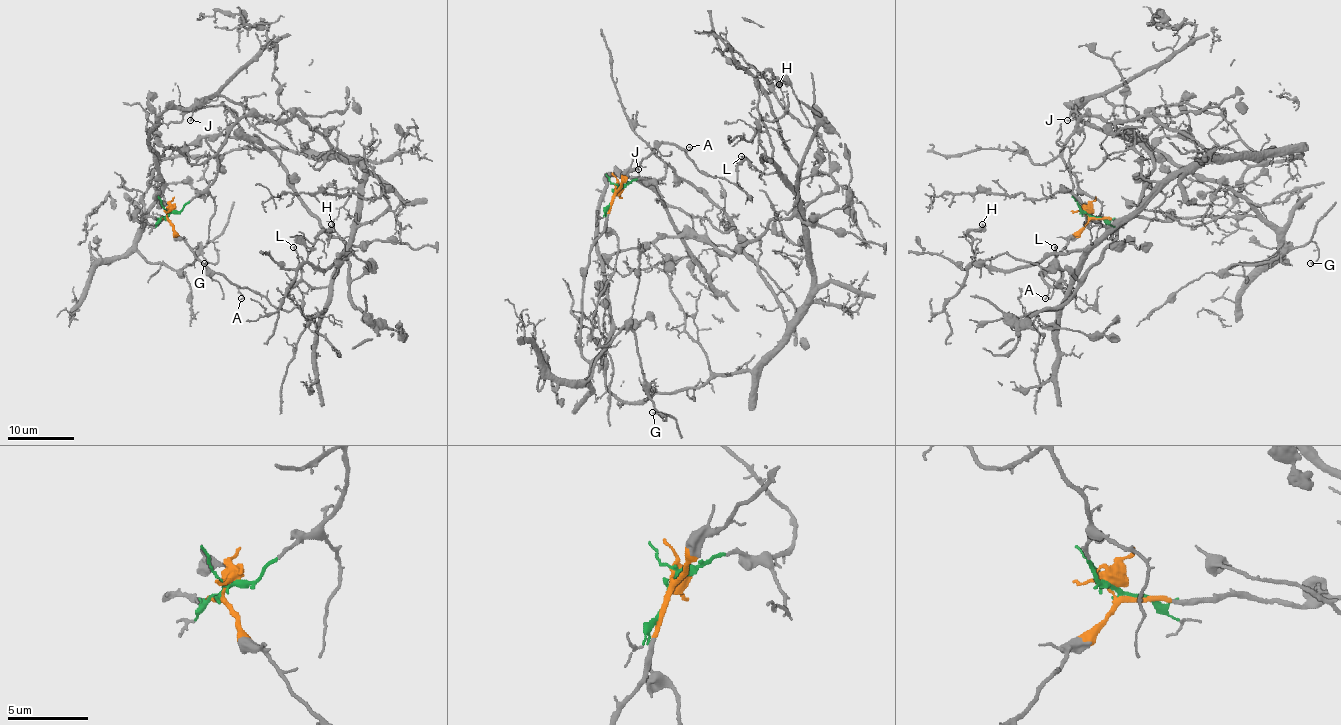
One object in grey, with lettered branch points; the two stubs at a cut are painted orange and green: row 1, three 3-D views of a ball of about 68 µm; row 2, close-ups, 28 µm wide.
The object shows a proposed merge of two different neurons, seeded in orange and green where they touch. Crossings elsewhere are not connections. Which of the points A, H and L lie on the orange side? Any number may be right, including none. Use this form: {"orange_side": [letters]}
{"orange_side": ["A"]}

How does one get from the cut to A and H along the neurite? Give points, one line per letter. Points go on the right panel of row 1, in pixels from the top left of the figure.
A: (1090, 213), (1042, 272), (1048, 287), (1045, 299)
H: (1090, 213), (1062, 156), (1084, 116), (1151, 116), (1218, 156), (1085, 248), (1012, 270), (975, 260), (981, 223)

